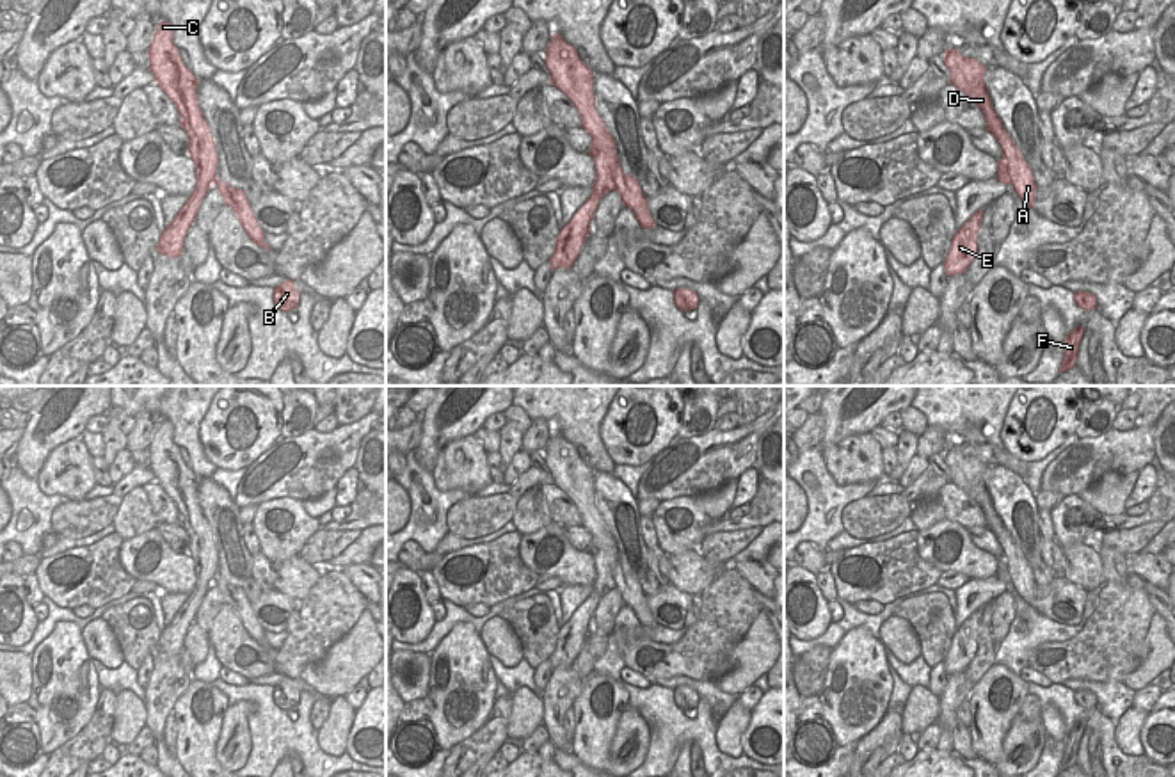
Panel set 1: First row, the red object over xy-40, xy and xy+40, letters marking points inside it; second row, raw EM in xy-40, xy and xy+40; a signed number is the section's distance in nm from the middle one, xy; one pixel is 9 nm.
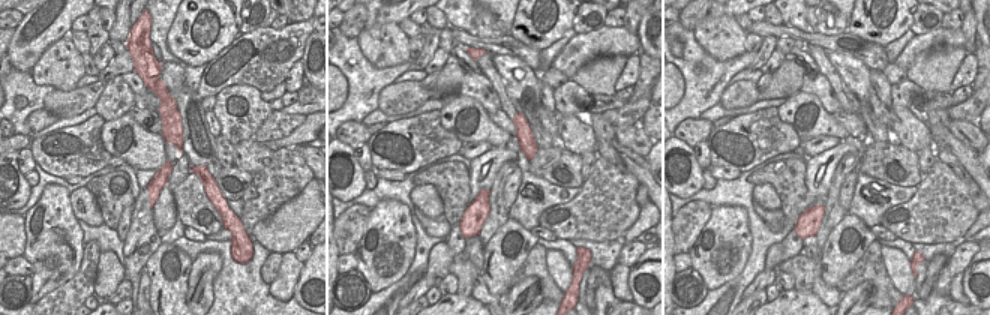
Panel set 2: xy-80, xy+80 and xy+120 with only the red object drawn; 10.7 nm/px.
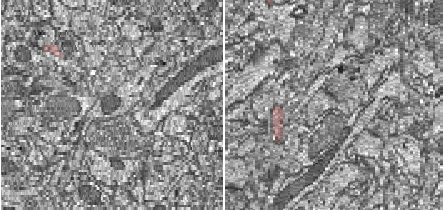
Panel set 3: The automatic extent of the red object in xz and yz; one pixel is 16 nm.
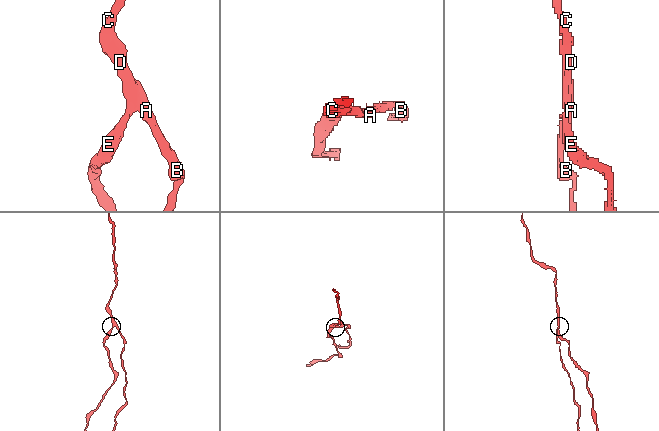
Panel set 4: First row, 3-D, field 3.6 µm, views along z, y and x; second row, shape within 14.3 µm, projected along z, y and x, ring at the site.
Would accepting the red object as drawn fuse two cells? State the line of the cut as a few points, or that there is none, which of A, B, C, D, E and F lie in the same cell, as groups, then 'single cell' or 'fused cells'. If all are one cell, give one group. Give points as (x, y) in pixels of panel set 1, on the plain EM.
cut in xy along (617, 557), (614, 585); A B F / C D E; fused cells

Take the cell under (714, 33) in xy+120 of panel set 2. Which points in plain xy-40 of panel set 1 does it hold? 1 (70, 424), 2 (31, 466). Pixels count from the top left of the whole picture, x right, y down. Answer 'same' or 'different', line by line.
1: different
2: different

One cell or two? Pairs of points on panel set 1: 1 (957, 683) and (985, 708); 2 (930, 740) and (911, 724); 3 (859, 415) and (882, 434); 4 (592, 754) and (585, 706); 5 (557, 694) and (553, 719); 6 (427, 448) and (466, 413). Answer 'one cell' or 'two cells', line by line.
1: two cells
2: two cells
3: two cells
4: one cell
5: one cell
6: one cell

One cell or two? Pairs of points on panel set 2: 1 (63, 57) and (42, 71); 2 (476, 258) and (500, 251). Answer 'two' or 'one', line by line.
1: one
2: two

